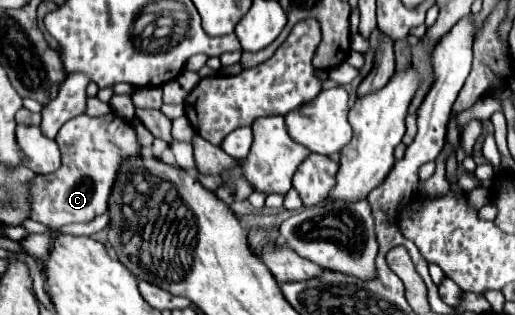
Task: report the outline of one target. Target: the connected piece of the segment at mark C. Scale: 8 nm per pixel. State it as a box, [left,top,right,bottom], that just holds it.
[30,111,140,229]

